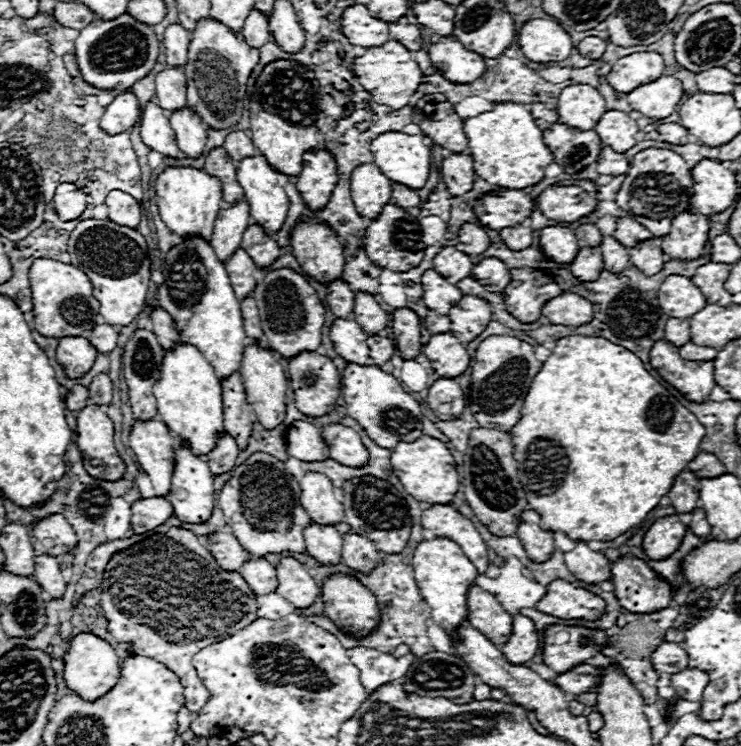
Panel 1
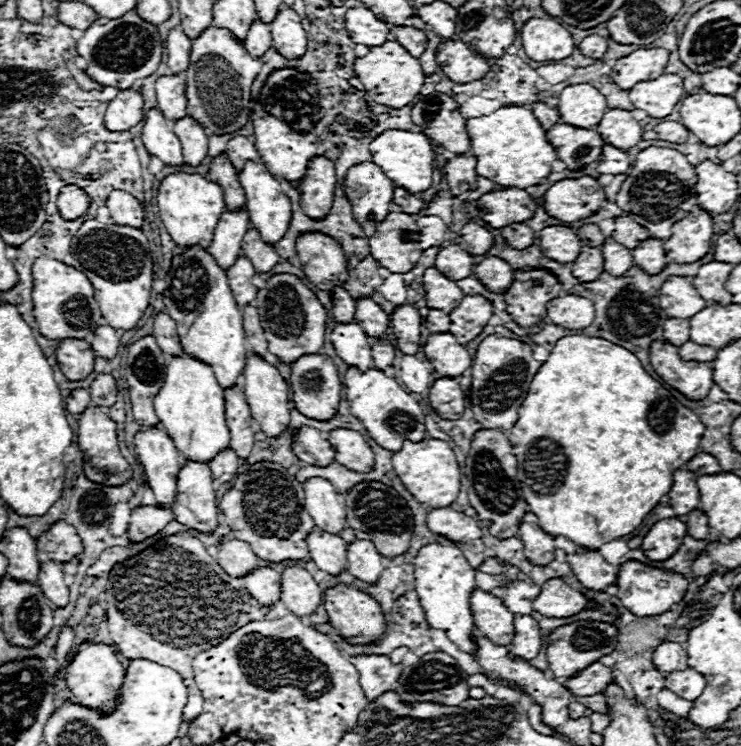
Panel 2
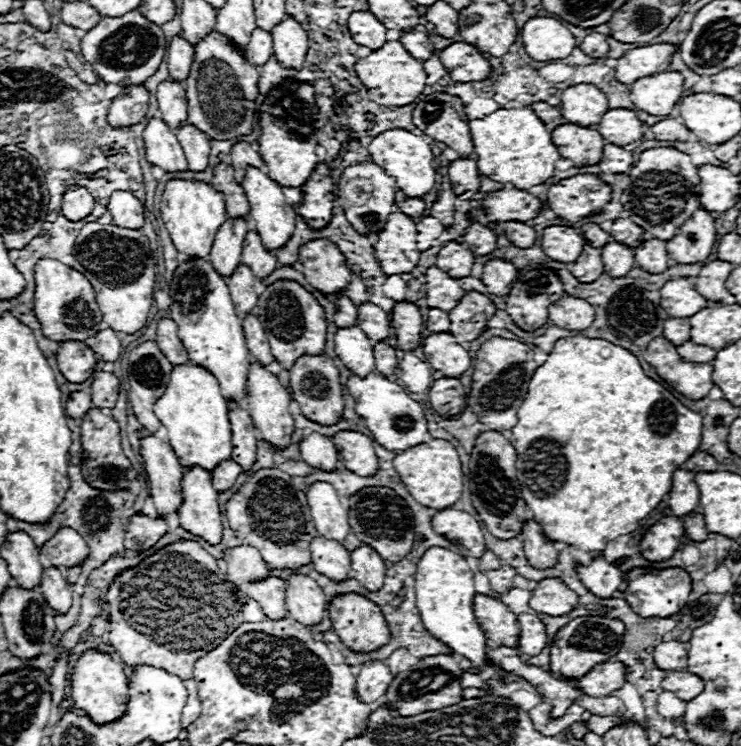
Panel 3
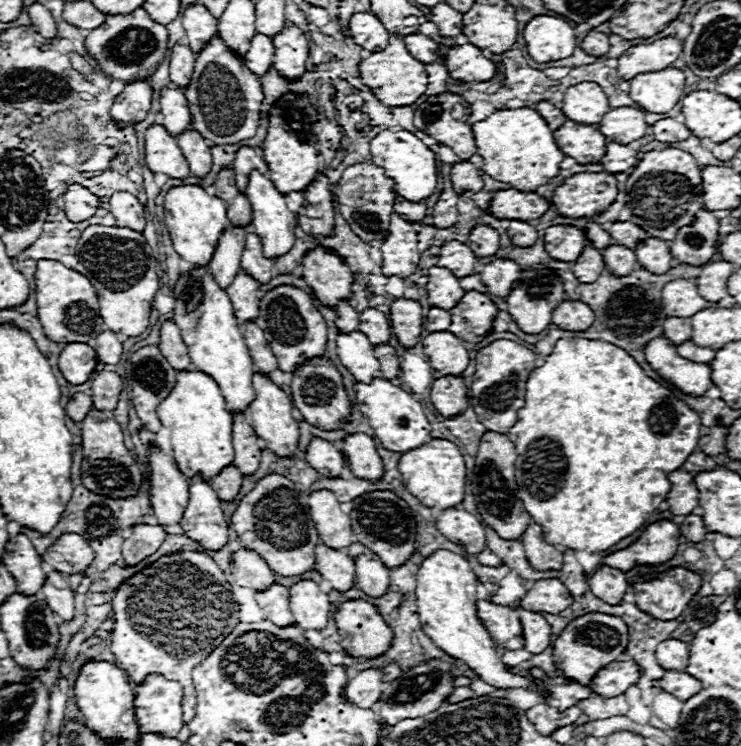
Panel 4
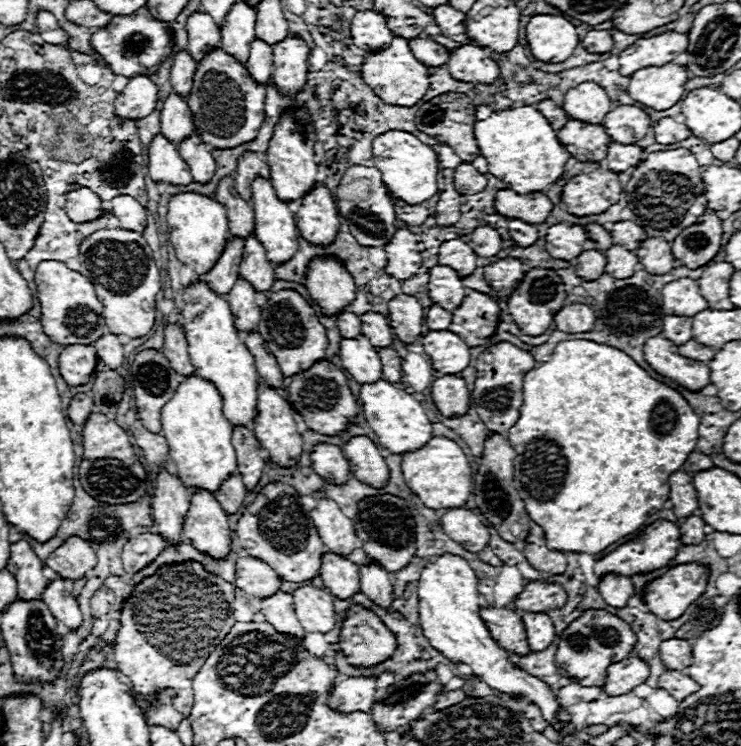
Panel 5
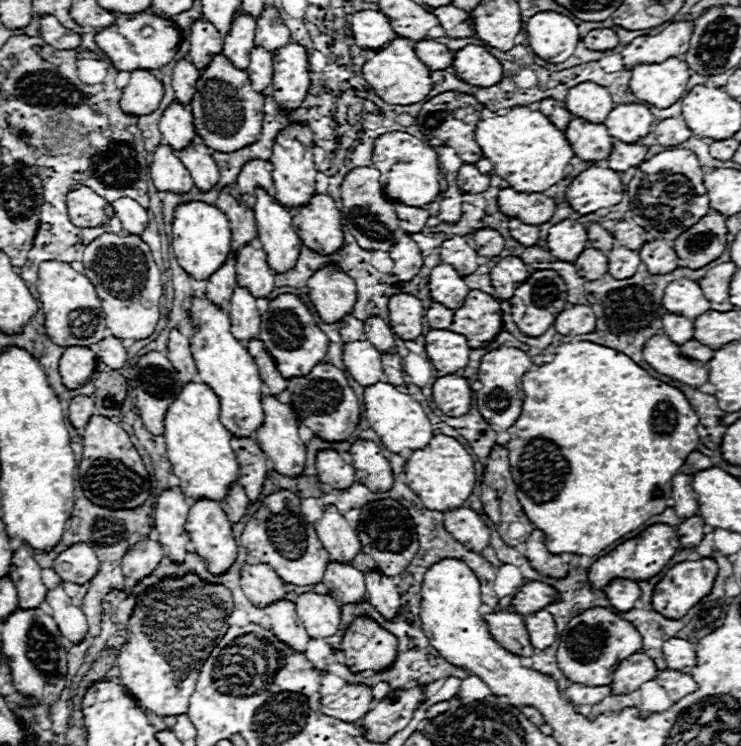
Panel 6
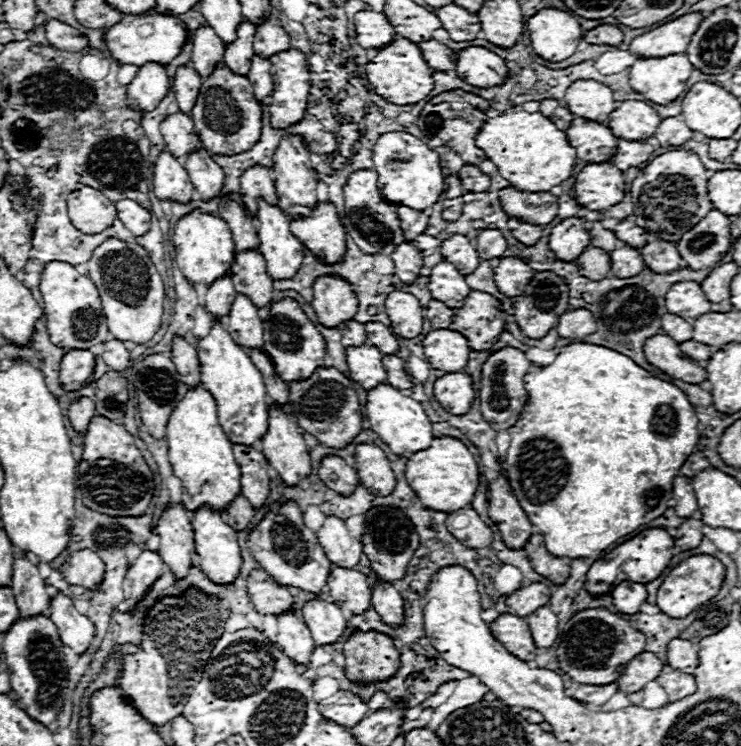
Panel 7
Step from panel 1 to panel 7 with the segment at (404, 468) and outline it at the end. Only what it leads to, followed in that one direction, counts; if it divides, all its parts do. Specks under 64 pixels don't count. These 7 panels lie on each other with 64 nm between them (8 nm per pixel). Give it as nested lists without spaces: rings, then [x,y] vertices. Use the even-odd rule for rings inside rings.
[[[452,436],[434,438],[426,450],[414,452],[406,464],[406,480],[420,502],[436,512],[452,512],[472,504],[480,484],[478,464],[464,442]]]

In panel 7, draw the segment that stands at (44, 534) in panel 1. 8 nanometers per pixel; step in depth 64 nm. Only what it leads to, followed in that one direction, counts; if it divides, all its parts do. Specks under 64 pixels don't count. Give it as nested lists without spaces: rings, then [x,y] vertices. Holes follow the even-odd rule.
[[[80,550],[80,552],[74,552],[66,560],[66,564],[60,568],[60,572],[68,584],[76,584],[76,586],[94,590],[100,586],[106,568],[96,552]]]

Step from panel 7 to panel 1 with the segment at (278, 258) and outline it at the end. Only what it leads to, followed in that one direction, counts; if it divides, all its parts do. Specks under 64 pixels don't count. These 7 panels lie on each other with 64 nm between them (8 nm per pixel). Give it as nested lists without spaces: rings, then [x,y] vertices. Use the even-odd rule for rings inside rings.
[[[264,156],[244,158],[238,164],[238,170],[236,170],[236,178],[238,178],[240,186],[244,188],[246,202],[250,206],[250,220],[256,222],[258,226],[264,226],[266,234],[276,234],[278,230],[282,230],[286,214],[288,214],[288,208],[290,208],[290,200],[284,194],[284,188],[278,184],[276,176],[278,174],[270,168],[270,164],[266,162]]]

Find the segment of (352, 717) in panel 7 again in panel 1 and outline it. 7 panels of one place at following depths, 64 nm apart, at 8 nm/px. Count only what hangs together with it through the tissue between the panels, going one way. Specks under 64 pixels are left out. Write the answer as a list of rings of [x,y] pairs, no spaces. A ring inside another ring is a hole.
[[[364,646],[348,650],[348,656],[354,666],[360,666],[360,682],[368,690],[368,694],[372,694],[372,690],[378,690],[388,682],[402,678],[408,672],[410,662],[414,658],[414,654],[394,658],[392,654],[370,650]]]

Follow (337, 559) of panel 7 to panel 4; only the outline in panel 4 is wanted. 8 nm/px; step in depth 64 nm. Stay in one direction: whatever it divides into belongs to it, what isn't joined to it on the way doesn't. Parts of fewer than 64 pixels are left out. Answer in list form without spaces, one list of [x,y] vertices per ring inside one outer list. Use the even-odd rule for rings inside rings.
[[[330,490],[312,492],[308,506],[320,540],[326,546],[332,546],[334,550],[344,550],[352,542],[356,542],[350,518],[340,510],[340,504]]]

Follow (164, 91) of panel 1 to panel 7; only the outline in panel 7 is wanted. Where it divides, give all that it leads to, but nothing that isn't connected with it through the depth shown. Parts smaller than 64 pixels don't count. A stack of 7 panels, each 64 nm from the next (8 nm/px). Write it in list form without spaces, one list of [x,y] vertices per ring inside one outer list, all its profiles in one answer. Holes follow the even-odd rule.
[[[178,112],[174,116],[168,116],[160,124],[160,132],[164,136],[168,150],[172,150],[172,154],[176,154],[176,158],[184,158],[184,156],[192,154],[192,150],[200,148],[200,138],[194,132],[194,122],[188,114]]]

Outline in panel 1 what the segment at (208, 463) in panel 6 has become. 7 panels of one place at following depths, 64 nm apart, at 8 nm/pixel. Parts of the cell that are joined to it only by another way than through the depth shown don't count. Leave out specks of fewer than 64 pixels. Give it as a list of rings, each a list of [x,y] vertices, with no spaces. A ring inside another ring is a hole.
[[[176,344],[166,352],[162,362],[162,378],[154,388],[158,418],[178,436],[180,442],[188,442],[192,454],[206,456],[218,442],[218,434],[224,432],[222,412],[222,384],[214,374],[214,368],[204,356],[190,344]]]

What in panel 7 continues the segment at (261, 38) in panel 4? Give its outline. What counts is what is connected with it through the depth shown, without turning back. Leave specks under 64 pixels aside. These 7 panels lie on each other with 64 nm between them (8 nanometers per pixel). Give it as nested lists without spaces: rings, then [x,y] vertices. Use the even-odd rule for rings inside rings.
[[[260,56],[252,58],[252,66],[248,72],[248,80],[254,86],[254,94],[258,102],[264,102],[266,96],[272,94],[274,90],[274,82],[272,82],[272,74],[270,74],[270,60],[262,60]]]

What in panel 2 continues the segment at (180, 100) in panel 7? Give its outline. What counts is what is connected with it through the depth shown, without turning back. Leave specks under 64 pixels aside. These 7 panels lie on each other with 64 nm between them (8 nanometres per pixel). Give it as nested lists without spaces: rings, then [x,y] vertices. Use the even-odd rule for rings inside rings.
[[[170,30],[166,38],[166,54],[168,54],[168,66],[172,74],[180,74],[188,70],[190,48],[192,48],[192,40],[182,30]]]

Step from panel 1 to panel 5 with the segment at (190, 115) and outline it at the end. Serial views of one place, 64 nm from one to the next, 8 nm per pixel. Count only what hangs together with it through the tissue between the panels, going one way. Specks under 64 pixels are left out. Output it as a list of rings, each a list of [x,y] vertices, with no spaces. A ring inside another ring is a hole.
[[[192,134],[190,138],[186,138],[180,146],[180,156],[184,158],[184,162],[188,162],[188,168],[192,170],[192,178],[194,182],[210,182],[214,172],[216,172],[216,162],[210,154],[210,146],[202,142],[202,138],[198,134]]]

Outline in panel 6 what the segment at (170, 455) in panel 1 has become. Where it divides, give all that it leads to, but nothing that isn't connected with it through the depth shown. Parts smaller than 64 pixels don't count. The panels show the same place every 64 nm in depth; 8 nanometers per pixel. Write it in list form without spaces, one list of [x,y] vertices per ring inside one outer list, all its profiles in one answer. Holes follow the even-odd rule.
[[[166,490],[158,496],[156,512],[154,512],[154,528],[160,534],[160,546],[164,554],[172,560],[182,564],[188,552],[190,536],[186,532],[186,516],[190,510],[190,502],[186,502],[184,494],[176,490]]]

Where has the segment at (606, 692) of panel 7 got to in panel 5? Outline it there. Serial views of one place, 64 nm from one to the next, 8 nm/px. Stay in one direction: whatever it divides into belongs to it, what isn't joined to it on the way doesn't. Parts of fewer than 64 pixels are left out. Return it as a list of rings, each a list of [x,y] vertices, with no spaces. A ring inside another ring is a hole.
[[[576,682],[558,690],[558,698],[560,702],[564,702],[564,706],[576,704],[576,702],[592,702],[592,700],[598,700],[602,694],[604,690],[600,690],[600,686],[580,686]]]

